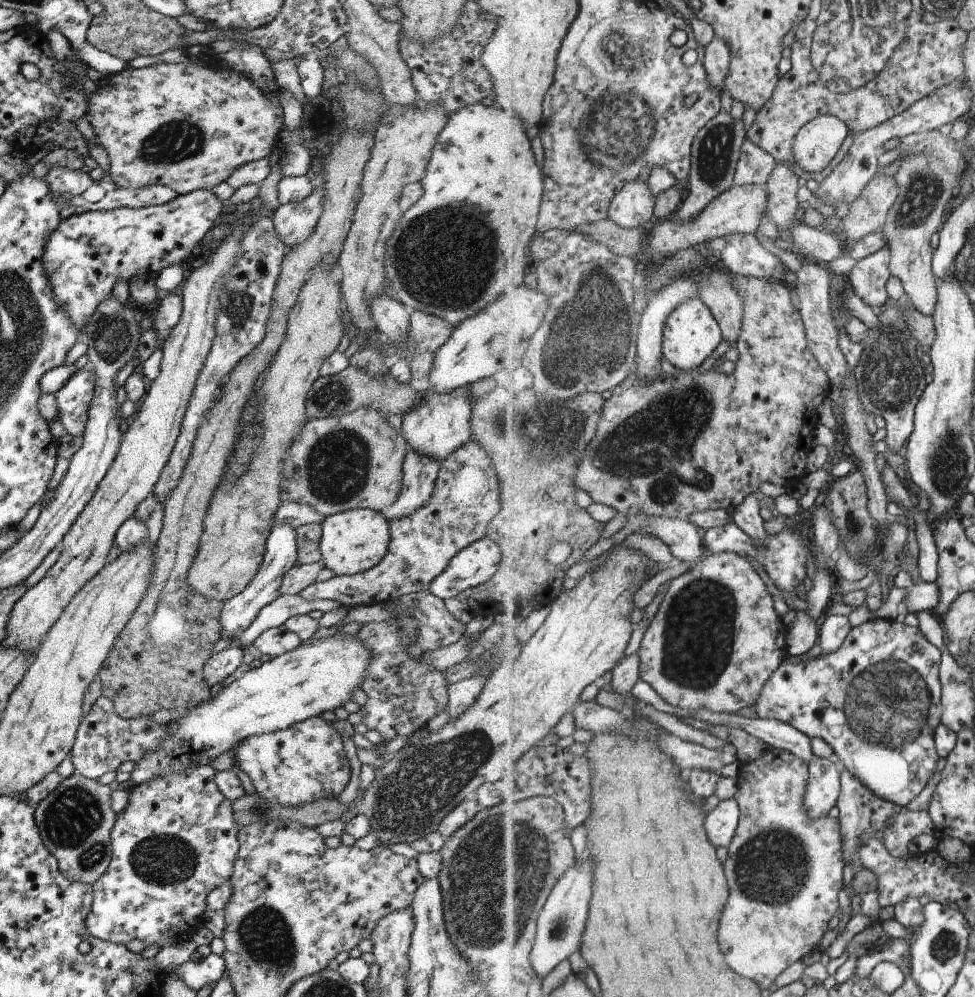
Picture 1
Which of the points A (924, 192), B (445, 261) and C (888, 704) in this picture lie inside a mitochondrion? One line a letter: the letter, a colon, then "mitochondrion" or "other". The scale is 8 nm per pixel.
A: mitochondrion
B: mitochondrion
C: mitochondrion

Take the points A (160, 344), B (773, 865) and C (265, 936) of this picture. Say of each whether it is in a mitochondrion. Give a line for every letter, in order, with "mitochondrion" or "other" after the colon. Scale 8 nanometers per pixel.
A: other
B: mitochondrion
C: mitochondrion

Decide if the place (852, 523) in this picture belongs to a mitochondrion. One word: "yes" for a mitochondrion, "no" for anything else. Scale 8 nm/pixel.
yes

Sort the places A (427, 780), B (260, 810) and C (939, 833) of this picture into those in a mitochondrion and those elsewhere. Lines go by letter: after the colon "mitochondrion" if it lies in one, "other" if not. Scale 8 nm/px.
A: mitochondrion
B: mitochondrion
C: other

